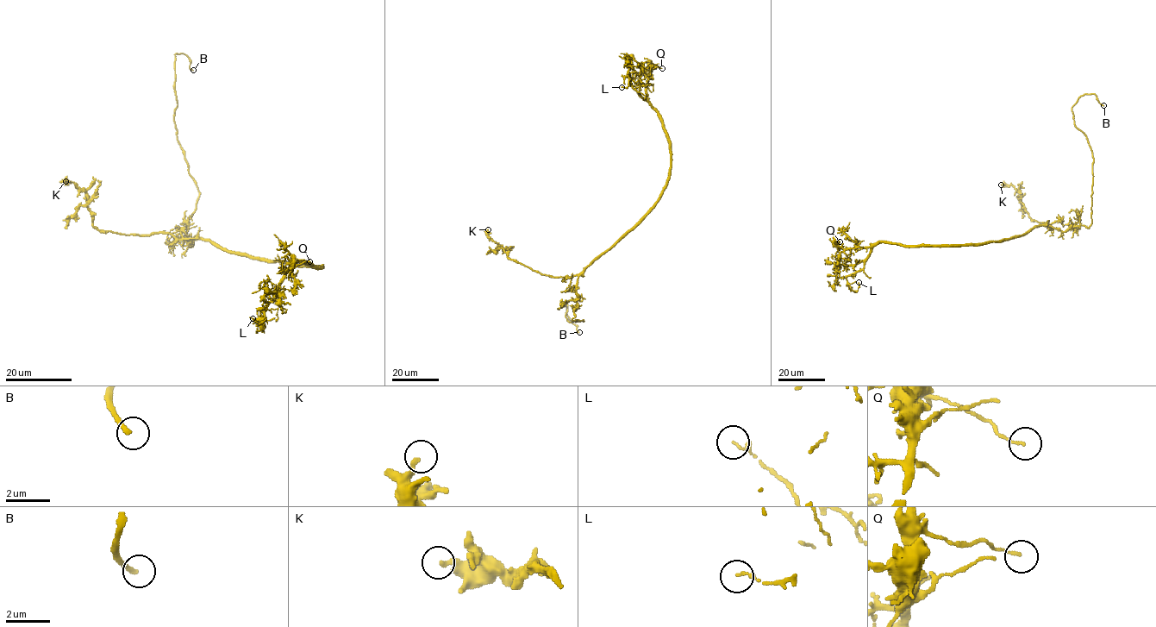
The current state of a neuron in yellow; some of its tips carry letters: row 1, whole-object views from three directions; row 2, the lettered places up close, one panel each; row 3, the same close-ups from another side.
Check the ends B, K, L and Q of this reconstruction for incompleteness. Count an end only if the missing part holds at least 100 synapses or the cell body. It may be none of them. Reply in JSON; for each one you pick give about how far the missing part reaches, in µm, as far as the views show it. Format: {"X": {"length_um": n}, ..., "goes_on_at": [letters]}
{"B": {"length_um": 5}, "goes_on_at": ["B"]}

